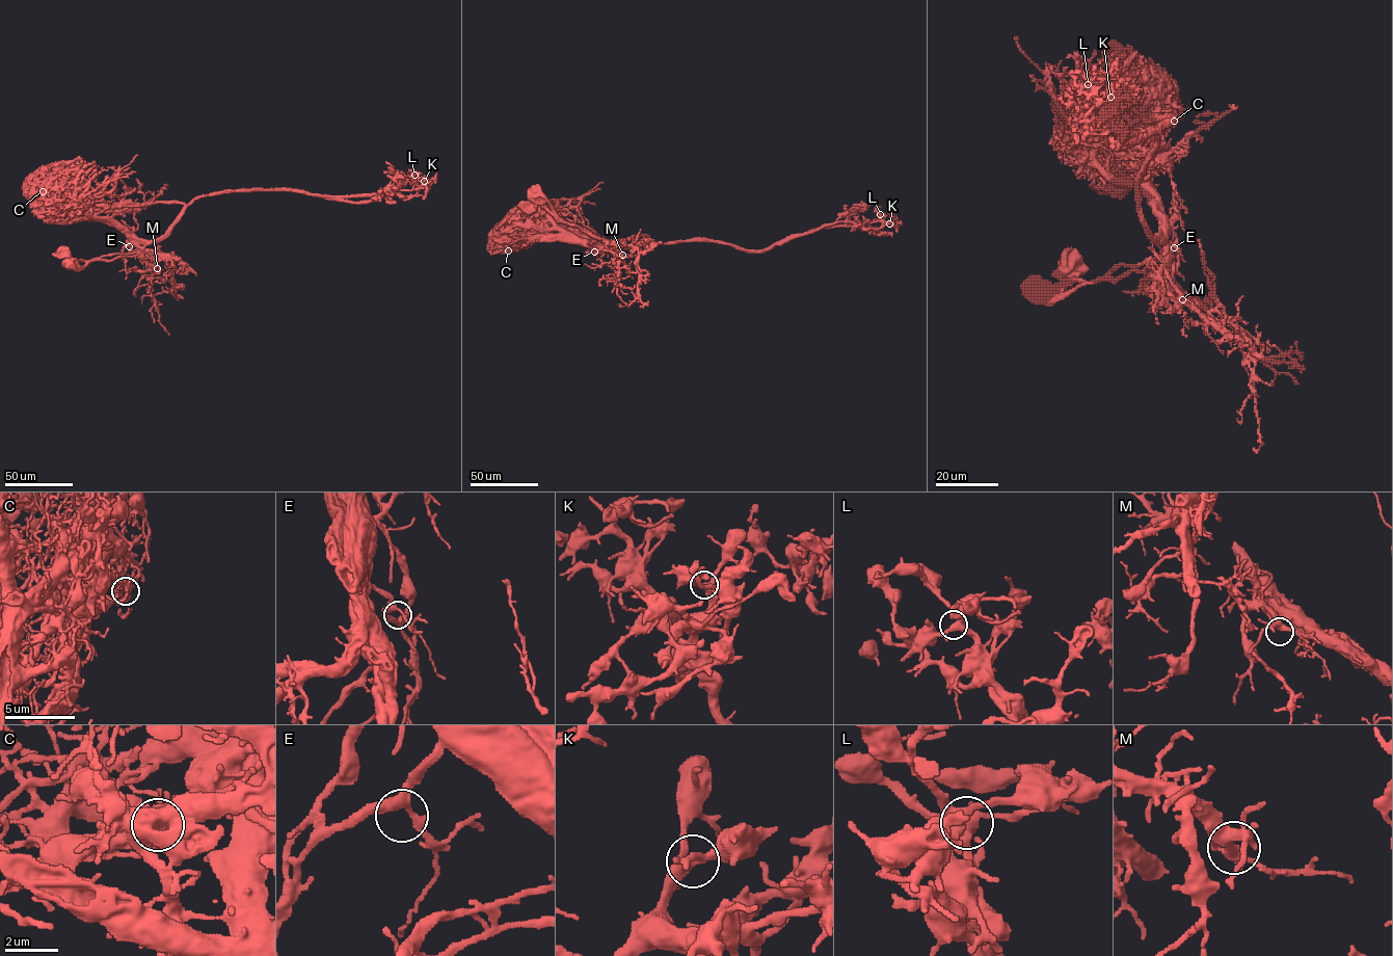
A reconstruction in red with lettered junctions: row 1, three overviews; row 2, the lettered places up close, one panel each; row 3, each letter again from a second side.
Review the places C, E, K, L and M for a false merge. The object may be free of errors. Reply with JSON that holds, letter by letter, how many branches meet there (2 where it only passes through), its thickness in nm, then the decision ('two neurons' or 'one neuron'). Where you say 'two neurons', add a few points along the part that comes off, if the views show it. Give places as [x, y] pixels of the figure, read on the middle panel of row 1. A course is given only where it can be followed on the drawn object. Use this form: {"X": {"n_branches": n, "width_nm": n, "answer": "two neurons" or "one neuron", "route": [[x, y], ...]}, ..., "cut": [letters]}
{"C": {"n_branches": 6, "width_nm": 240, "answer": "two neurons", "route": [[508, 250], [503, 249], [525, 236], [564, 229], [625, 246], [719, 241], [760, 250], [833, 223], [902, 224]]}, "E": {"n_branches": 3, "width_nm": 240, "answer": "one neuron"}, "K": {"n_branches": 4, "width_nm": 360, "answer": "one neuron"}, "L": {"n_branches": 5, "width_nm": 360, "answer": "one neuron"}, "M": {"n_branches": 6, "width_nm": 400, "answer": "one neuron"}, "cut": ["C"]}

